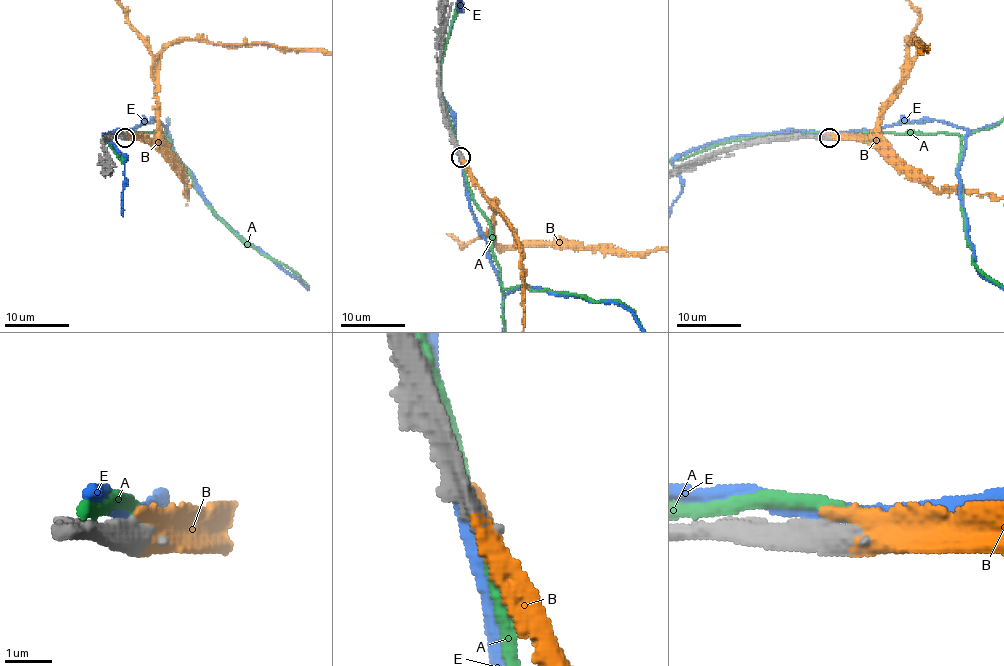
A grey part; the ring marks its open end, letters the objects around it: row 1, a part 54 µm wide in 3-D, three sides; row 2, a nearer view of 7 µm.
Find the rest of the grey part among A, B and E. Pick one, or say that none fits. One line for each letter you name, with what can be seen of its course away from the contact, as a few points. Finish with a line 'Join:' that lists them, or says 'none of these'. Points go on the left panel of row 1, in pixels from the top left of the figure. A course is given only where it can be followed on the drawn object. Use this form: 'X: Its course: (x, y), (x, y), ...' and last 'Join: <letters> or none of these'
B: Its course: (124, 138), (182, 175), (184, 218), (163, 237), (254, 107), (224, 72), (219, 1)
Join: B

